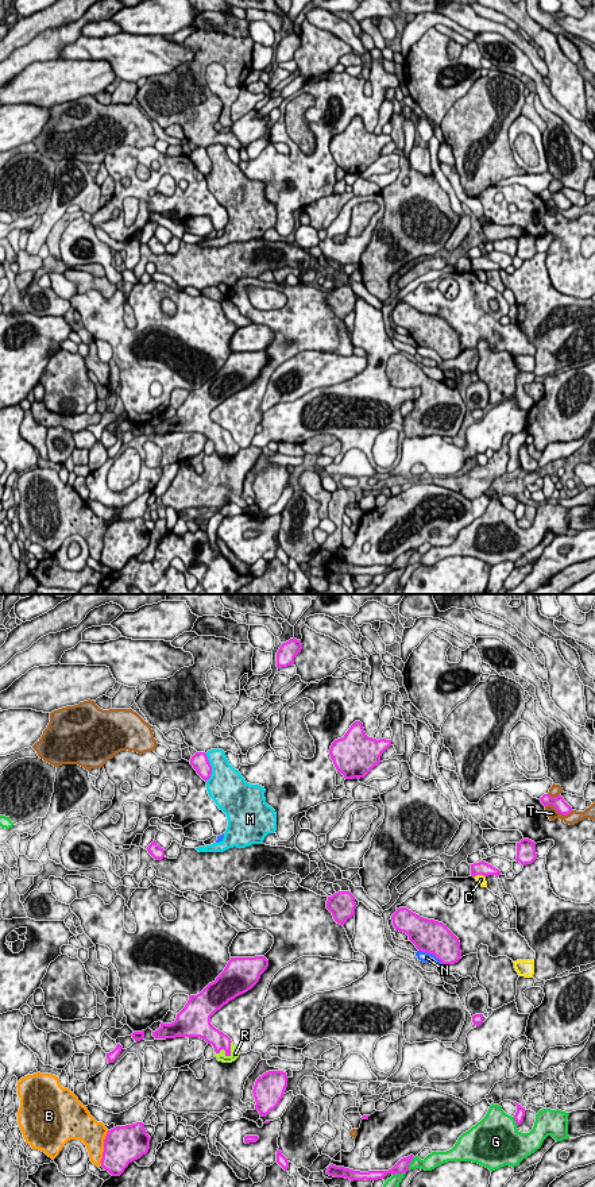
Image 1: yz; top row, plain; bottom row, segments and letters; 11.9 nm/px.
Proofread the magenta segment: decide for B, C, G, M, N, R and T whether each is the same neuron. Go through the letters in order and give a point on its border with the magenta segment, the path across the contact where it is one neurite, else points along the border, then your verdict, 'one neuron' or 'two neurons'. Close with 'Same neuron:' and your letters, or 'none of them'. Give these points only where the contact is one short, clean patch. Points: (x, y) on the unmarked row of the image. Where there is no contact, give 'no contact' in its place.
B: contact yz (104, 543); two neurons
C: contact yz (479, 269); two neurons
G: contact yz (409, 558); two neurons
M: contact yz (211, 162); two neurons
N: contact yz (431, 347); two neurons
R: contact yz (228, 450); way yz (219, 435), (228, 450), (235, 449); one neuron
T: contact yz (559, 207); two neurons
Same neuron: R

